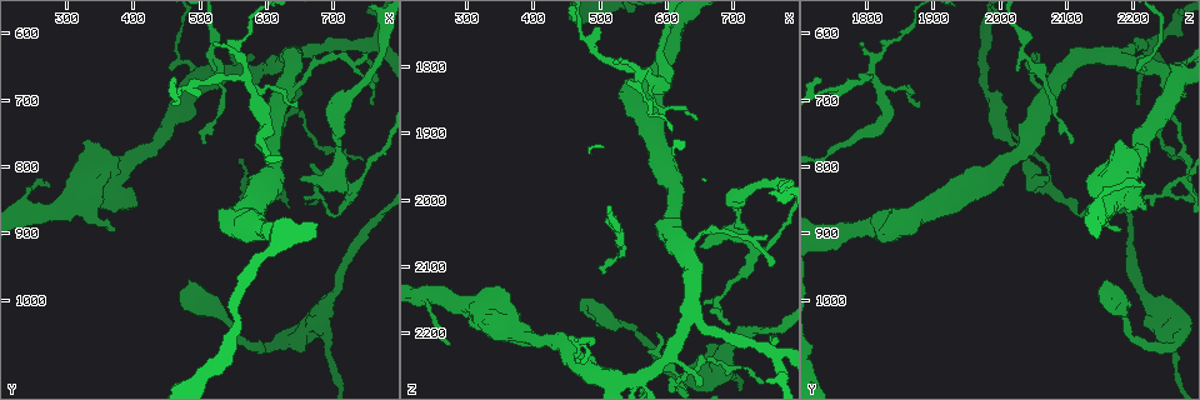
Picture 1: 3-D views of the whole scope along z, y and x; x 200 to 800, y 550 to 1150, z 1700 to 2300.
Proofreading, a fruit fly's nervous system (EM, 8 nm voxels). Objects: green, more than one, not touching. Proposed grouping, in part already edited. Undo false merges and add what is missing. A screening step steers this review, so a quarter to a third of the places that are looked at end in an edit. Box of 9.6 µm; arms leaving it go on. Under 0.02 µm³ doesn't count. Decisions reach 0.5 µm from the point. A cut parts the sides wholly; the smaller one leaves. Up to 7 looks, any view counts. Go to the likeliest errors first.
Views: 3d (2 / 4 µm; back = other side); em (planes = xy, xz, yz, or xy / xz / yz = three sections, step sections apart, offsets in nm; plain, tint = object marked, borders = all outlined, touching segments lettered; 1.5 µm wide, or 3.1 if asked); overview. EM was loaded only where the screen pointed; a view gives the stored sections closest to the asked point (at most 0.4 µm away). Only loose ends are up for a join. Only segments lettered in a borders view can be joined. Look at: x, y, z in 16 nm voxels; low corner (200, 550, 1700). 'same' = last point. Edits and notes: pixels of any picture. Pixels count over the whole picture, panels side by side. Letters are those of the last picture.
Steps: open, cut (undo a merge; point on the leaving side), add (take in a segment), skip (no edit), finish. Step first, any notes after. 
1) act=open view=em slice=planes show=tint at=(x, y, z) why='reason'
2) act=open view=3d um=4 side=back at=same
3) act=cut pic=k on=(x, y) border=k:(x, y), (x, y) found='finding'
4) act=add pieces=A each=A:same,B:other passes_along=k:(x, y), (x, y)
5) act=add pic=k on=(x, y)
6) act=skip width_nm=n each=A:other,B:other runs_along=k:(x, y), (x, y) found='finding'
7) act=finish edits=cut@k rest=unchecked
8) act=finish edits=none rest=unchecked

act=open view=em slice=planes show=borders at=(470, 985, 2150) why='free end'

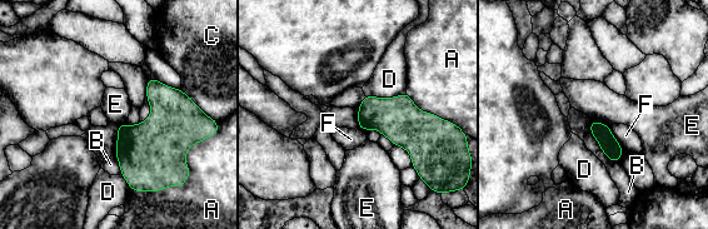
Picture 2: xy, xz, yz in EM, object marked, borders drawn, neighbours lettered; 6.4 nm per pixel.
act=skip longest_contact=A:300nm each=A:other,B:other,C:other,D:other,E:other,F:other border=2:(125, 122), (118, 124) found='no lettered segment goes on from it'

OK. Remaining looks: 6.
act=open view=em slice=planes show=borders at=(570, 665, 1810) why='three-way junction'

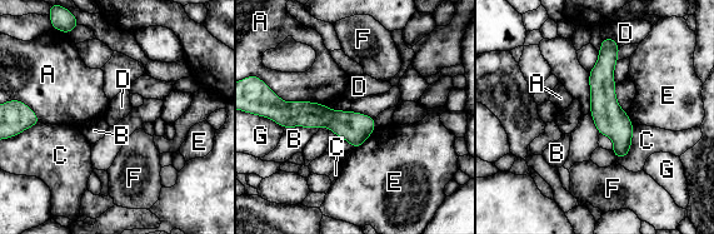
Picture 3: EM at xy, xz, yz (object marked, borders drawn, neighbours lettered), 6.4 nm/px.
act=skip each=A:other,B:other,C:other,D:other,E:other,F:other,G:other runs_along=3:(607, 40), (604, 109), (622, 154) found='one cell here'

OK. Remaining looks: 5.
act=open view=em slice=planes show=borders at=(645, 710, 1885) why='tapers out'

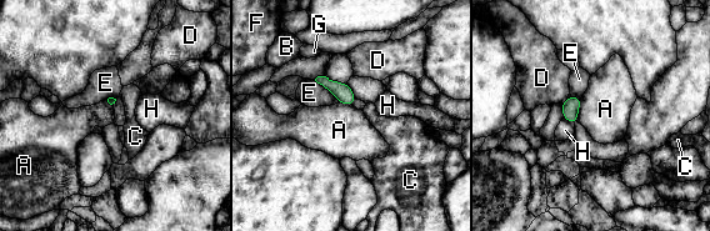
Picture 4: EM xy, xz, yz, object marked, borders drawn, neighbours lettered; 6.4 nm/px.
act=skip each=A:other,B:other,C:other,D:other,E:other,F:other,G:other,H:other border=4:(581, 98), (576, 121) found='none of them fits'

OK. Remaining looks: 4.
act=finish edits=none rest=unchecked

